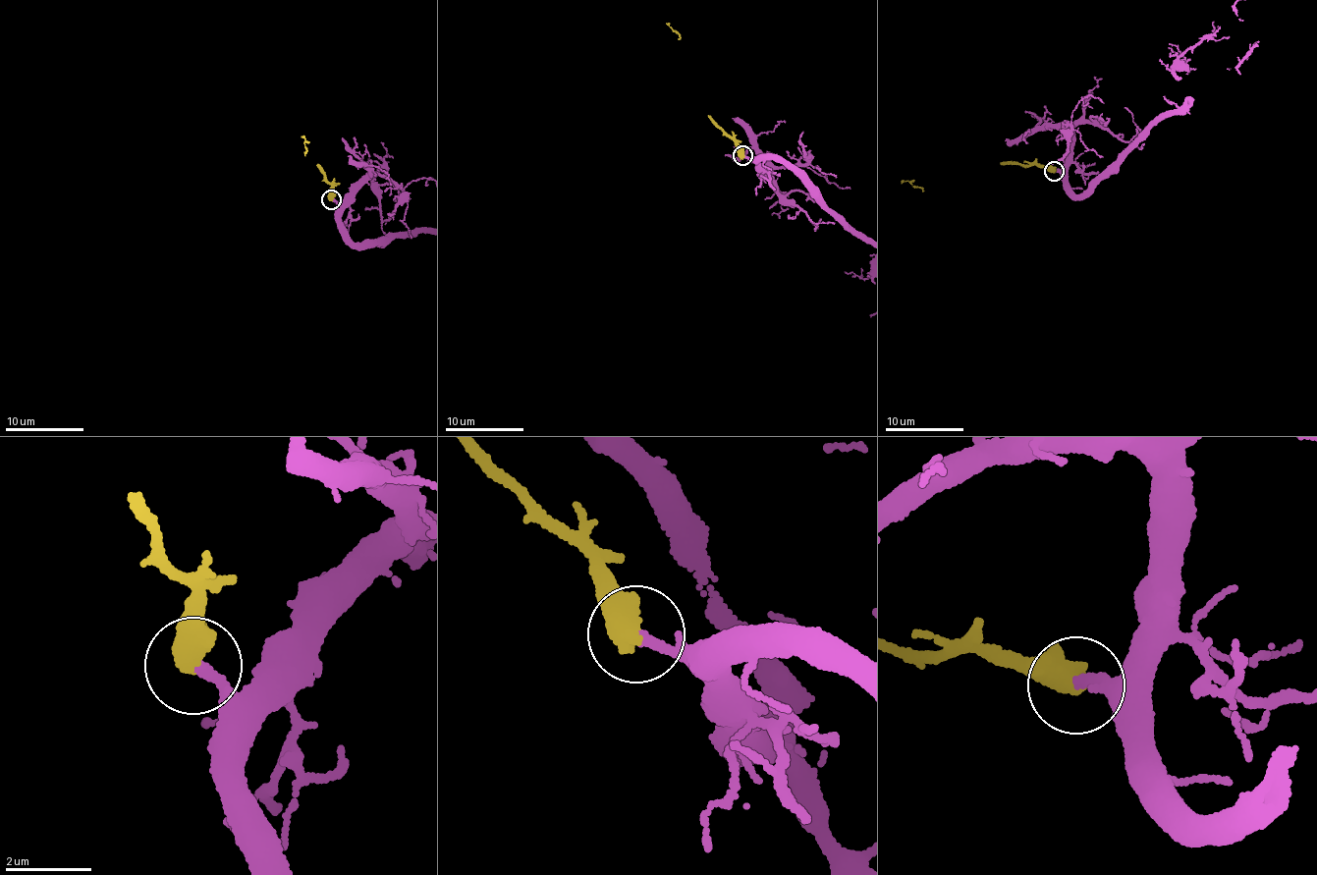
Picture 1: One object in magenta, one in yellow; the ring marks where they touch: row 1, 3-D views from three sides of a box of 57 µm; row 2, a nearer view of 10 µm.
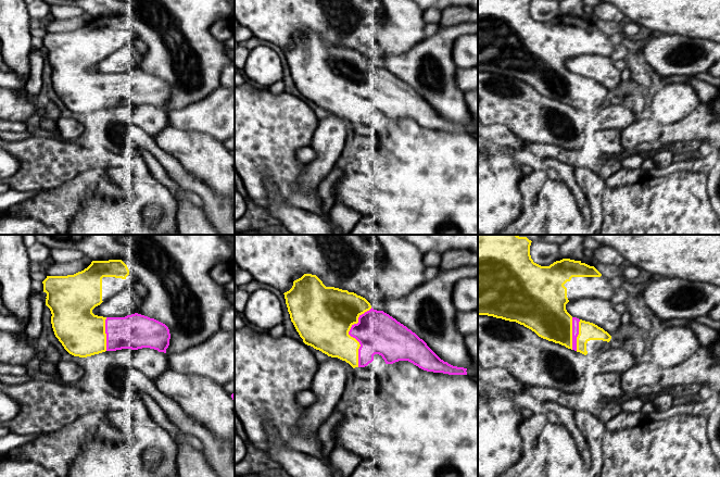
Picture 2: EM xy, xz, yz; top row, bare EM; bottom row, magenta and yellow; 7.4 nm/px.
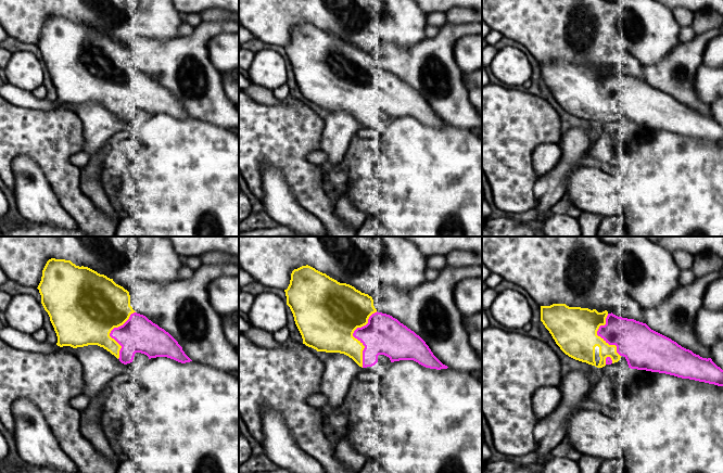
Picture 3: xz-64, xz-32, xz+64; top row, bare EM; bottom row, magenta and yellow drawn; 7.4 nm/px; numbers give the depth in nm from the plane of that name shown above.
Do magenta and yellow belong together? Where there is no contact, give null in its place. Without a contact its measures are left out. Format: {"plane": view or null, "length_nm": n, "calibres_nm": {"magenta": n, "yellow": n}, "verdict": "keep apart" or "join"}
{"plane": "xz", "length_nm": 460, "calibres_nm": {"magenta": 320, "yellow": 440}, "verdict": "keep apart"}

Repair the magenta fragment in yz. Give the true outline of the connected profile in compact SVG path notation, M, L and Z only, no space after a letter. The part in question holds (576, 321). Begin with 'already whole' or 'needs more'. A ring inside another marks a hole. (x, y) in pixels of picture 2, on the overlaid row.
already whole; M572 317L572 350L577 351L577 337L579 335L579 322L577 317Z

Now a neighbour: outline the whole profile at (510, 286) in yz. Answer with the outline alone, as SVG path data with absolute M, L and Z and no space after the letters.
M478 235L478 315L488 315L502 318L509 322L516 322L534 331L539 337L565 346L572 350L572 316L567 312L566 304L569 302L567 298L567 288L564 286L570 281L572 277L601 277L602 274L594 267L581 261L563 259L556 261L550 266L541 266L533 262L530 255L531 240L527 237L518 235Z

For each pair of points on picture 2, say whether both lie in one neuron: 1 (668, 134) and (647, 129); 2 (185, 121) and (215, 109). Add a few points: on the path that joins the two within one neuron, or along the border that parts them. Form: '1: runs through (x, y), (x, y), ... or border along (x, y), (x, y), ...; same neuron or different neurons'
1: border along (664, 128), (658, 138); different neurons
2: runs through (192, 118), (207, 116); same neuron

